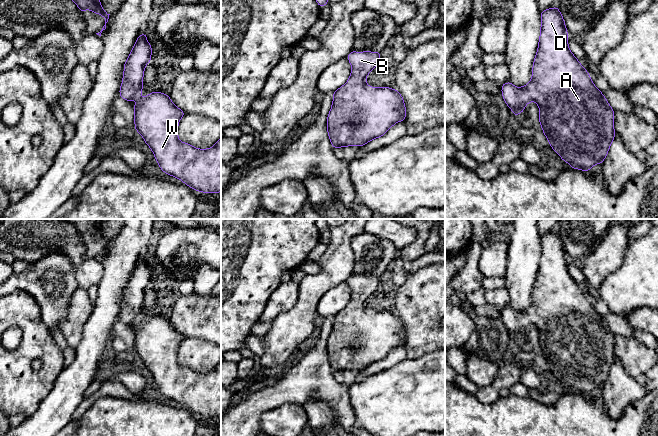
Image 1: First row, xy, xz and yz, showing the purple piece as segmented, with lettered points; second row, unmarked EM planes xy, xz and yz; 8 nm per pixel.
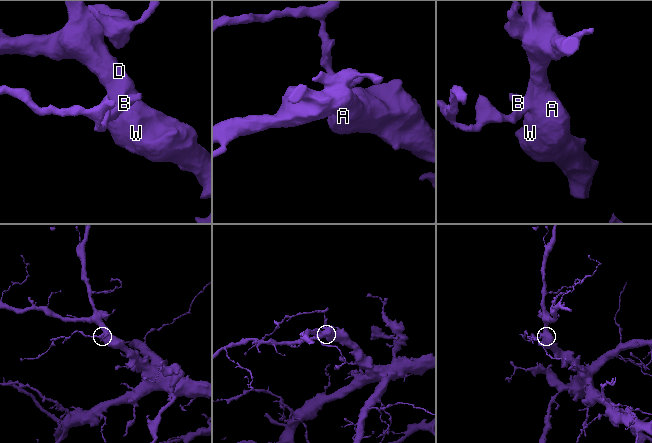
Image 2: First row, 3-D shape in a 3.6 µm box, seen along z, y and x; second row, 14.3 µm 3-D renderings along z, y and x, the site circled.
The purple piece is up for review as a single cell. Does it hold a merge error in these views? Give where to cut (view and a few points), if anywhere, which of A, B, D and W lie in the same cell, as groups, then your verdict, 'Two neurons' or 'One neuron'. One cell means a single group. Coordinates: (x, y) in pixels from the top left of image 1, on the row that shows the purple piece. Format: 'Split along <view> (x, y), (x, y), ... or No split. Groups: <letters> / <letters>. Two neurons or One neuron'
No split. Groups: A B D W. One neuron

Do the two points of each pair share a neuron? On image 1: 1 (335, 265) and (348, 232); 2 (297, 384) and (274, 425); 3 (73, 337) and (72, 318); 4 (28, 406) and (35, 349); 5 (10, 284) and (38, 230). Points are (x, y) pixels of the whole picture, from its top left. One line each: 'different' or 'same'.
1: same
2: different
3: same
4: same
5: different

